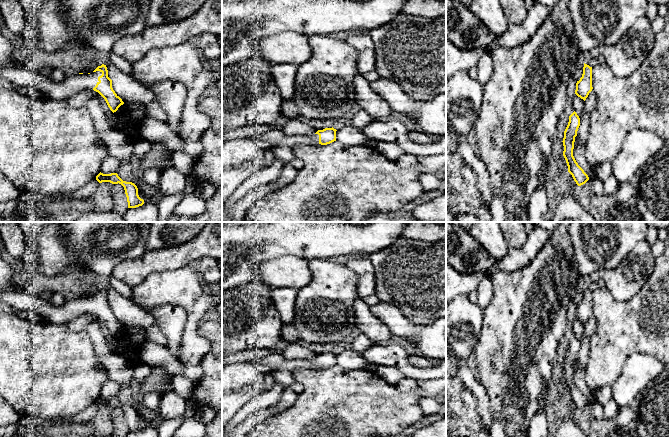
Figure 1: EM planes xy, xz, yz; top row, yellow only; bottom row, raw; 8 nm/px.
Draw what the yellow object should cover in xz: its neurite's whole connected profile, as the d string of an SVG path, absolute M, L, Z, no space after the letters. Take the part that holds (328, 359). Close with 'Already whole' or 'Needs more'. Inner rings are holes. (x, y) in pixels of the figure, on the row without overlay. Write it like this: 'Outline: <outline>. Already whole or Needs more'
Outline: M273 352L270 355L259 357L249 362L259 361L265 364L270 370L294 370L297 368L321 368L327 369L336 365L336 353L325 352L323 354L318 354L314 359L287 359L281 353Z. Needs more

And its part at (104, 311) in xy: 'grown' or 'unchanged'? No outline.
grown

